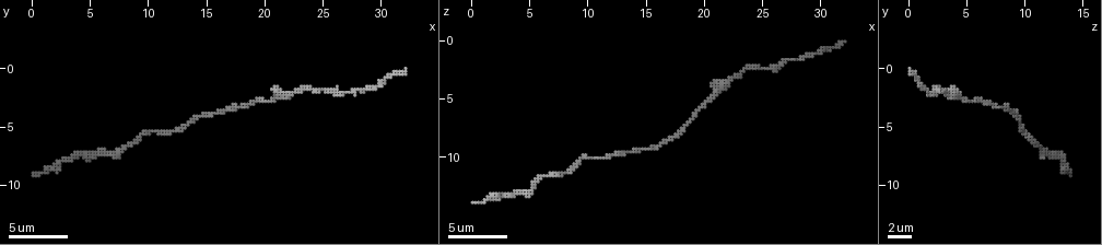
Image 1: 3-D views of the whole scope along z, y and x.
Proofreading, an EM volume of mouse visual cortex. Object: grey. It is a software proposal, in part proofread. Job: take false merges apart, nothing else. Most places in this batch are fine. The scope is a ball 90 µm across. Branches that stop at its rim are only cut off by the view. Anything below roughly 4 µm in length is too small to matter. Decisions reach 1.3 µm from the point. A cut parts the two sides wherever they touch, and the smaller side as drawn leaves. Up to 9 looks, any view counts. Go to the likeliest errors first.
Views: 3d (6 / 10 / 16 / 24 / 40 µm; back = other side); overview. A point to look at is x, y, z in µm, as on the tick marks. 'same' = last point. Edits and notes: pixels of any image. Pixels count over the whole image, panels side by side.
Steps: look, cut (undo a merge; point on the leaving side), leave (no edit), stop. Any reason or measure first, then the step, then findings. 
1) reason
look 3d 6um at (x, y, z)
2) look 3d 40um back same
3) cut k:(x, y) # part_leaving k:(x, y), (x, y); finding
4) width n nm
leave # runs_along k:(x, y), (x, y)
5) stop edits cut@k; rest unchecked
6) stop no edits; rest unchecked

thick turns thin
look 3d 10um at (26.8, 2.2, 1.8)

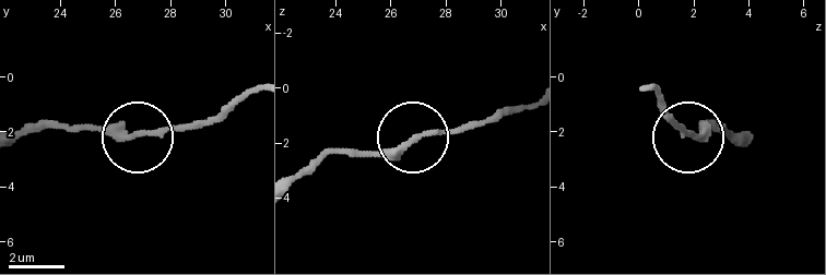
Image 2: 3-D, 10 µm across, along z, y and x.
width 230 nm
leave # continuous, no second cell

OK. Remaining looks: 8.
look 3d 10um at (10.4, 5.4, 10.0)

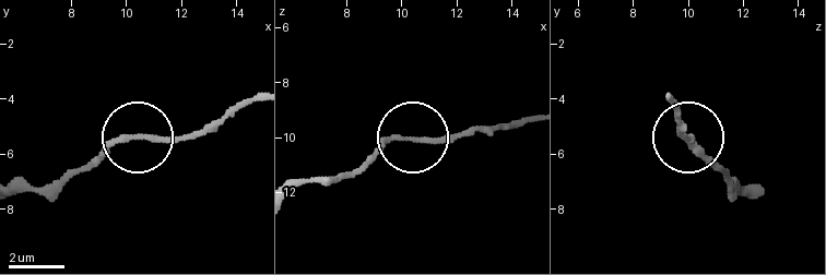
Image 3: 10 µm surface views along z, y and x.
look 3d 6um at (10.4, 5.4, 10.1)

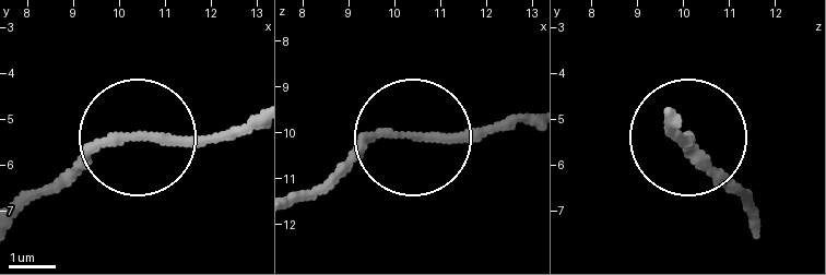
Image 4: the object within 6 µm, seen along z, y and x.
leave # runs_along 4:(254, 117), (207, 135), (113, 140), (57, 191); one cell here

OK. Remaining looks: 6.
sudden change in width
look 3d 16um at (20.8, 2.8, 5.0)

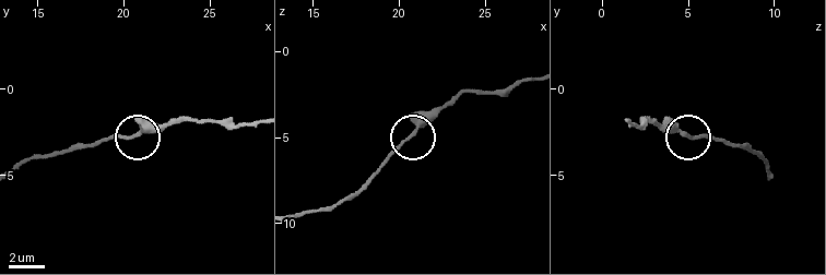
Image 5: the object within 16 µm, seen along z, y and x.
leave # runs_along 5:(754, 151), (649, 124); one cell here

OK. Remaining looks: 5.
look 3d 16um at (16.6, 3.8, 8.6)

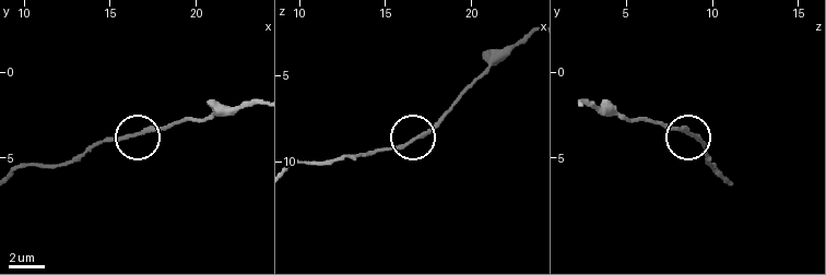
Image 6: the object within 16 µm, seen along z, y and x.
leave # one cell here

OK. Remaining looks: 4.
stop no edits; rest unchecked

